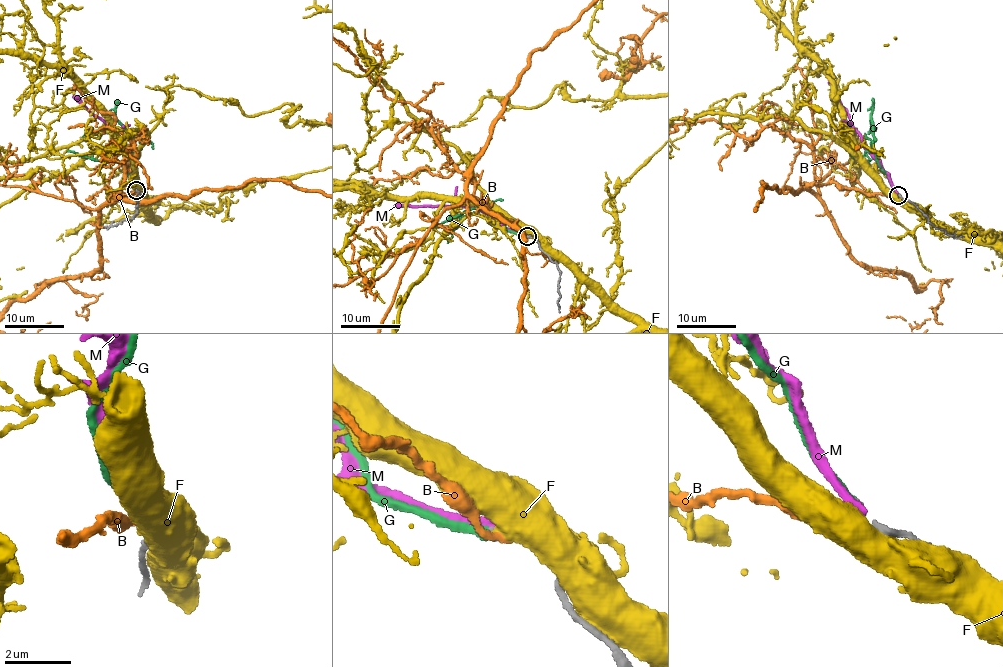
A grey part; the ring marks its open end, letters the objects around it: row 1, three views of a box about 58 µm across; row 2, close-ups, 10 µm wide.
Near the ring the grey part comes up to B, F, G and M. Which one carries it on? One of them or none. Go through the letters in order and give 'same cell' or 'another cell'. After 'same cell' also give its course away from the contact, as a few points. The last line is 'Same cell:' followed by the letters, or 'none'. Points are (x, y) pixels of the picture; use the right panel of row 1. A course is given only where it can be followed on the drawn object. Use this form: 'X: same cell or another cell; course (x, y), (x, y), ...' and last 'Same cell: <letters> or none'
B: another cell
F: another cell
G: same cell
M: another cell
Same cell: G

